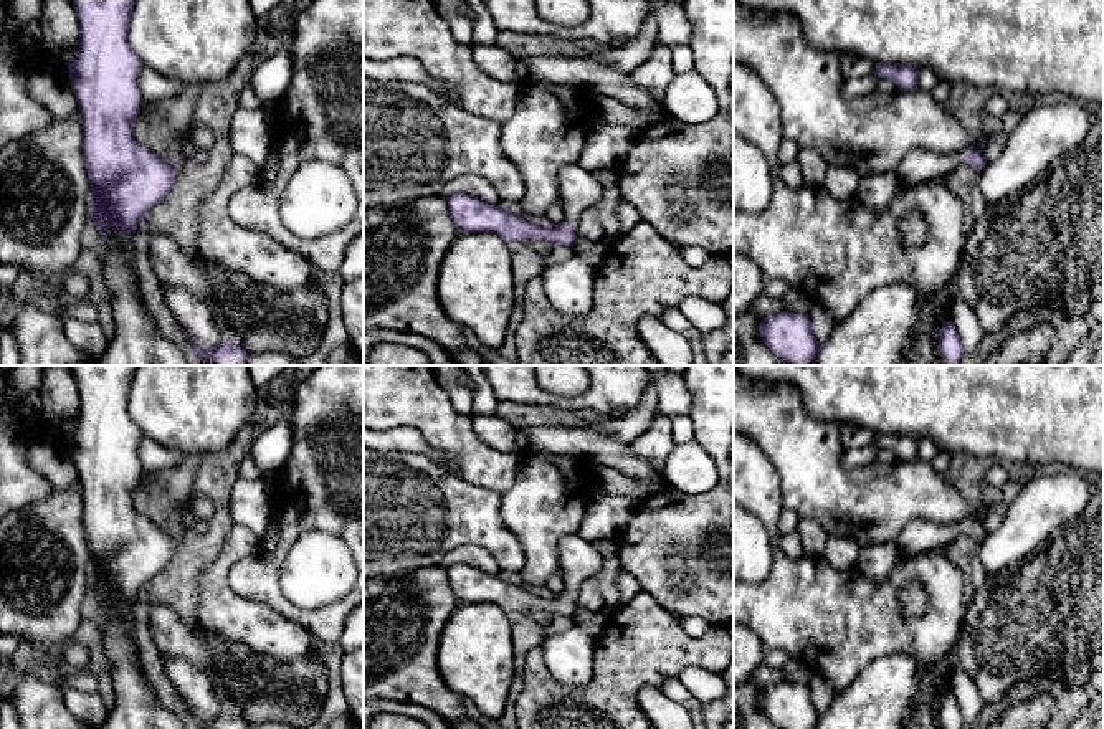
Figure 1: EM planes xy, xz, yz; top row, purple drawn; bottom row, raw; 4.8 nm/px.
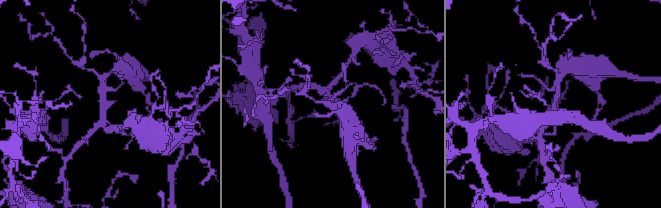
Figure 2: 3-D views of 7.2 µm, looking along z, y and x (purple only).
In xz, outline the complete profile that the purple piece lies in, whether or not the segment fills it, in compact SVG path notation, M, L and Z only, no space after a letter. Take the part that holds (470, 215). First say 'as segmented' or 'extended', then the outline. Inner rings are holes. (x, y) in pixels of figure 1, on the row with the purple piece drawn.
extended; M570 164L559 172L559 192L565 210L565 223L560 226L531 223L521 215L488 205L466 193L454 193L446 202L459 233L494 233L504 243L542 240L554 246L573 246L577 238L573 226L578 217L602 202L603 188L593 172Z

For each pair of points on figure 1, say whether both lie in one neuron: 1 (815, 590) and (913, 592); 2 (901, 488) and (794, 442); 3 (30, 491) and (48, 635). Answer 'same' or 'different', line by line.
1: different
2: same
3: different

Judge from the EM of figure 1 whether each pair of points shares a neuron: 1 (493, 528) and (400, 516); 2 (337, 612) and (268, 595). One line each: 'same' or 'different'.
1: same
2: same

